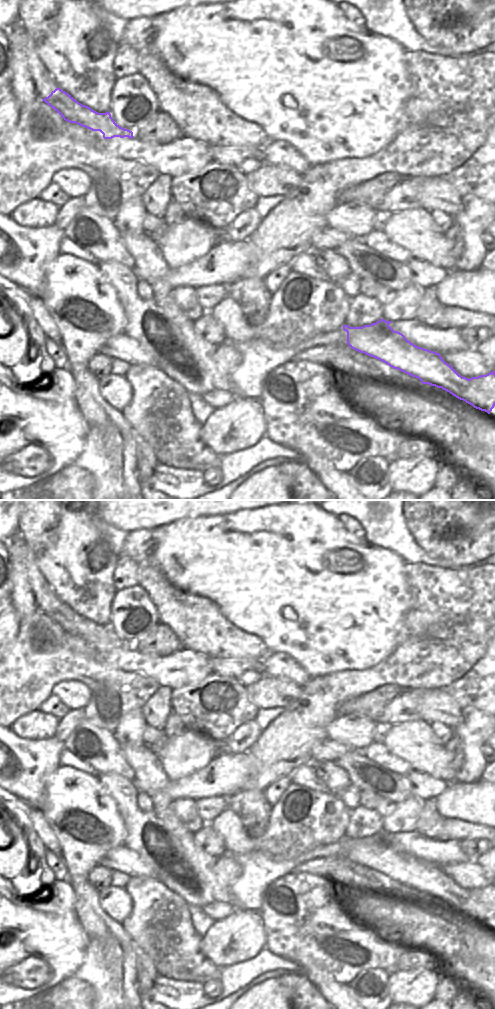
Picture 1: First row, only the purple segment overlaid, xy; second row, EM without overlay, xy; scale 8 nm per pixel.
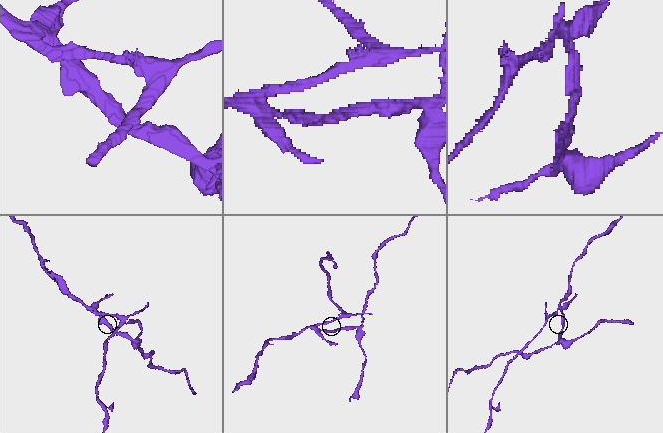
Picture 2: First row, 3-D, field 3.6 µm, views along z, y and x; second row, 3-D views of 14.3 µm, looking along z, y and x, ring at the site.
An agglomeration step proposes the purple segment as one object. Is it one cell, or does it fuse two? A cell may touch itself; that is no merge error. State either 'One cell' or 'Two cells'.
Two cells

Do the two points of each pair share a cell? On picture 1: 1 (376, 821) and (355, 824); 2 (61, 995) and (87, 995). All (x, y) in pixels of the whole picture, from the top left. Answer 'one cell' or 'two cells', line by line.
1: one cell
2: one cell

